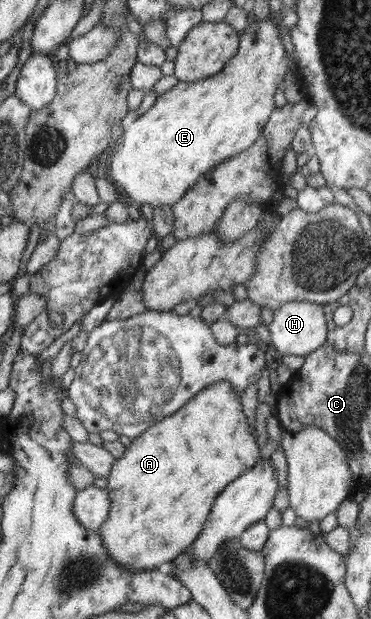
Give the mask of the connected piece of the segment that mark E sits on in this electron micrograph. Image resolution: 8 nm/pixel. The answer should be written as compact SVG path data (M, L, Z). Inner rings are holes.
M255 18L254 23L249 23L240 33L239 48L236 54L216 75L203 80L194 80L193 82L178 81L170 90L158 95L153 106L128 126L123 134L123 145L121 148L112 148L110 151L111 164L109 166L111 166L111 171L107 176L110 176L116 185L121 186L125 196L131 198L137 206L142 204L151 204L154 207L161 206L162 204L172 206L172 204L177 203L185 194L185 191L192 187L206 172L209 172L212 168L215 168L233 155L243 152L259 139L266 122L276 108L275 99L273 99L275 98L275 90L283 84L285 74L289 72L288 63L286 51L283 43L281 43L275 23L271 18L265 20Z

